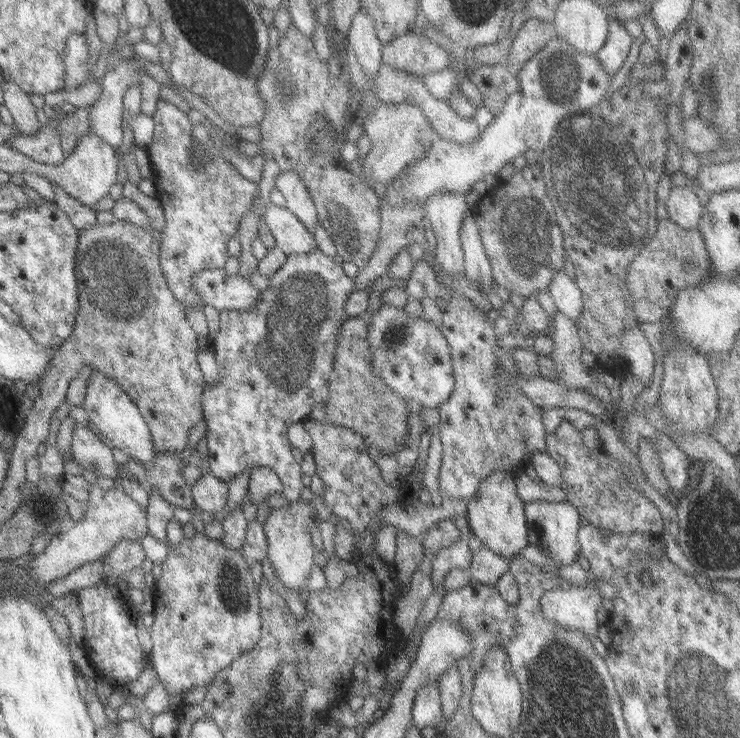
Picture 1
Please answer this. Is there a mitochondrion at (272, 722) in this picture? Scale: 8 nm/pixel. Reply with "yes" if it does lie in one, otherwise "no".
yes

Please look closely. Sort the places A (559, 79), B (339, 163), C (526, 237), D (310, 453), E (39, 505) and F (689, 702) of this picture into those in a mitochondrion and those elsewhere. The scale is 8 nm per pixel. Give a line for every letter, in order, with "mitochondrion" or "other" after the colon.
A: mitochondrion
B: other
C: mitochondrion
D: other
E: mitochondrion
F: mitochondrion

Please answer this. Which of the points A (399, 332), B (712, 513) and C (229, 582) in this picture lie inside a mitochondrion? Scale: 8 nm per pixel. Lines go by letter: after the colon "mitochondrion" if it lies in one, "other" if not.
A: mitochondrion
B: mitochondrion
C: mitochondrion

